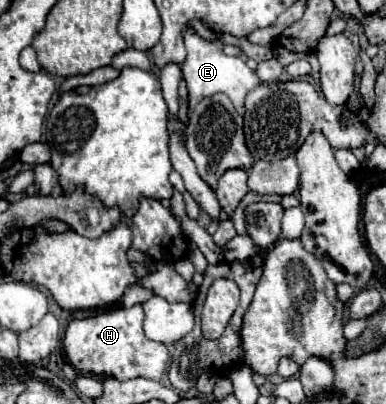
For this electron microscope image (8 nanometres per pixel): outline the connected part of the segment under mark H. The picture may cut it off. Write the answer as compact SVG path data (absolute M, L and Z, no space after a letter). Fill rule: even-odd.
M134 305L130 309L118 307L94 317L72 319L64 335L64 353L70 365L76 371L108 375L118 381L128 381L136 377L160 381L166 371L166 363L170 363L170 355L166 345L150 341L144 335L142 321L144 321L142 305Z

